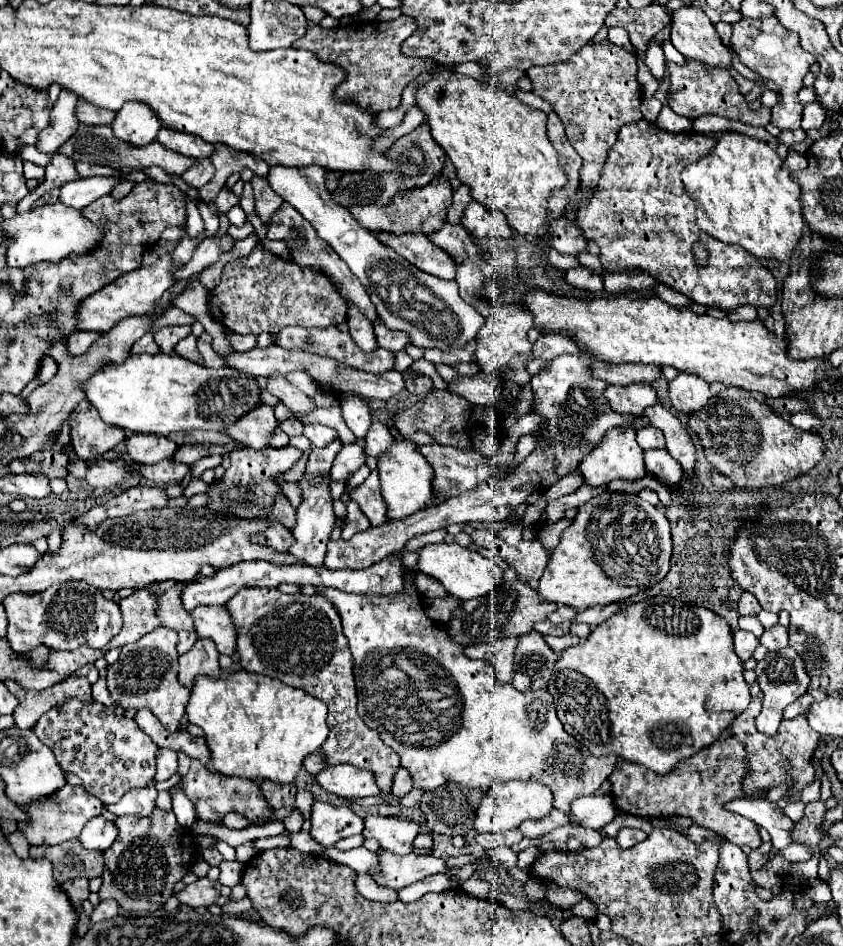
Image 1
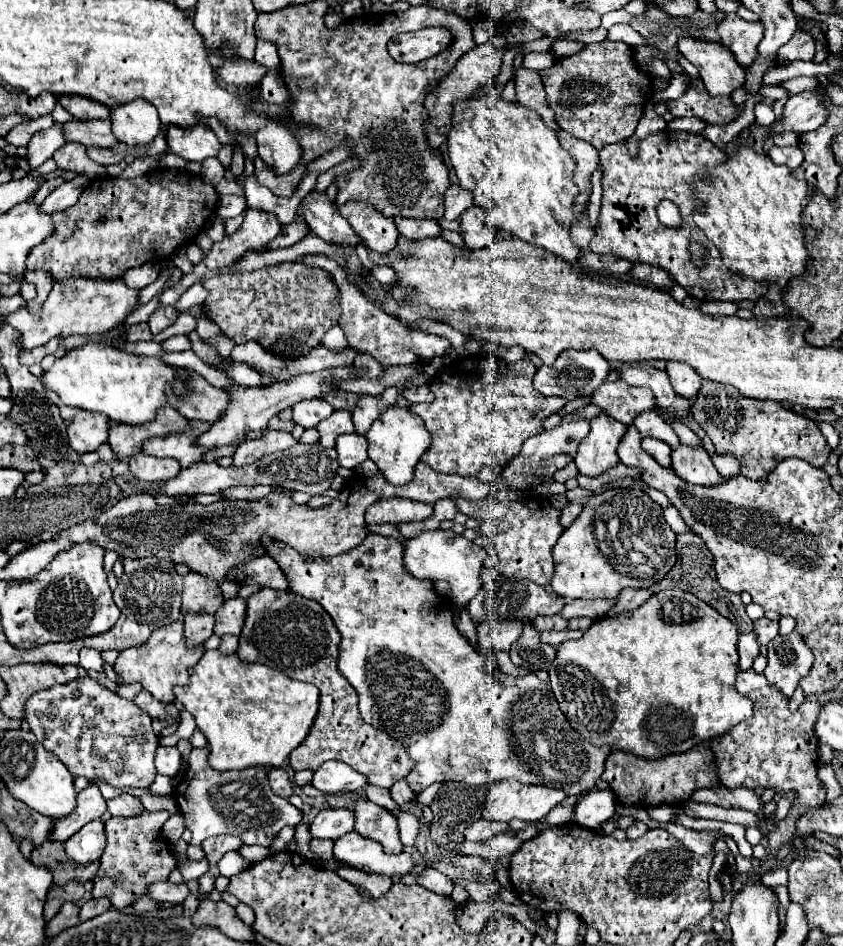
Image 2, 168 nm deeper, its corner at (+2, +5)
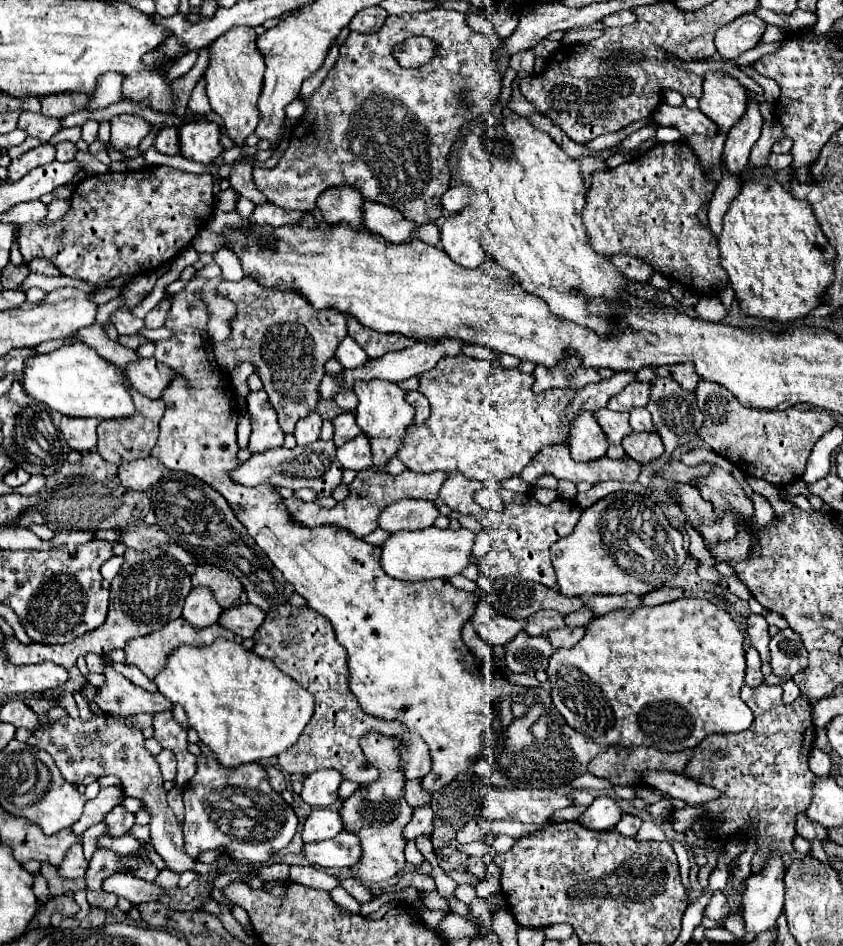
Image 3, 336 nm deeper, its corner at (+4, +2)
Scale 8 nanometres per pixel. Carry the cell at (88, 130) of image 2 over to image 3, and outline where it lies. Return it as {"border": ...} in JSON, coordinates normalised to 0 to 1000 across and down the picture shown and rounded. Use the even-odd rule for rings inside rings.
{"border":[[[26,117],[24,126],[21,126],[21,134],[28,136],[36,145],[43,145],[50,151],[55,151],[55,149],[59,149],[74,136],[74,130],[71,130],[71,126],[52,124],[50,119]]]}

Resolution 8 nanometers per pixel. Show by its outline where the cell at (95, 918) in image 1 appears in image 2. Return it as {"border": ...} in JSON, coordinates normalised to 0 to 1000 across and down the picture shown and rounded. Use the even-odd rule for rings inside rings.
{"border":[[[109,949],[109,951],[104,951],[97,960],[95,960],[95,975],[102,975],[102,973],[107,973],[107,970],[114,970],[114,968],[119,968],[121,964],[126,964],[126,962],[130,962],[130,949]]]}

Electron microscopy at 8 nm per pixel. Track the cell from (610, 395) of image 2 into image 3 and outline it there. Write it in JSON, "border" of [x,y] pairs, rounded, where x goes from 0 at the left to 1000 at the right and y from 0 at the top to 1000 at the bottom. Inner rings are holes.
{"border":[[[752,403],[721,424],[721,432],[735,434],[735,437],[747,437],[754,430],[766,430],[769,418],[771,418],[771,405]]]}

